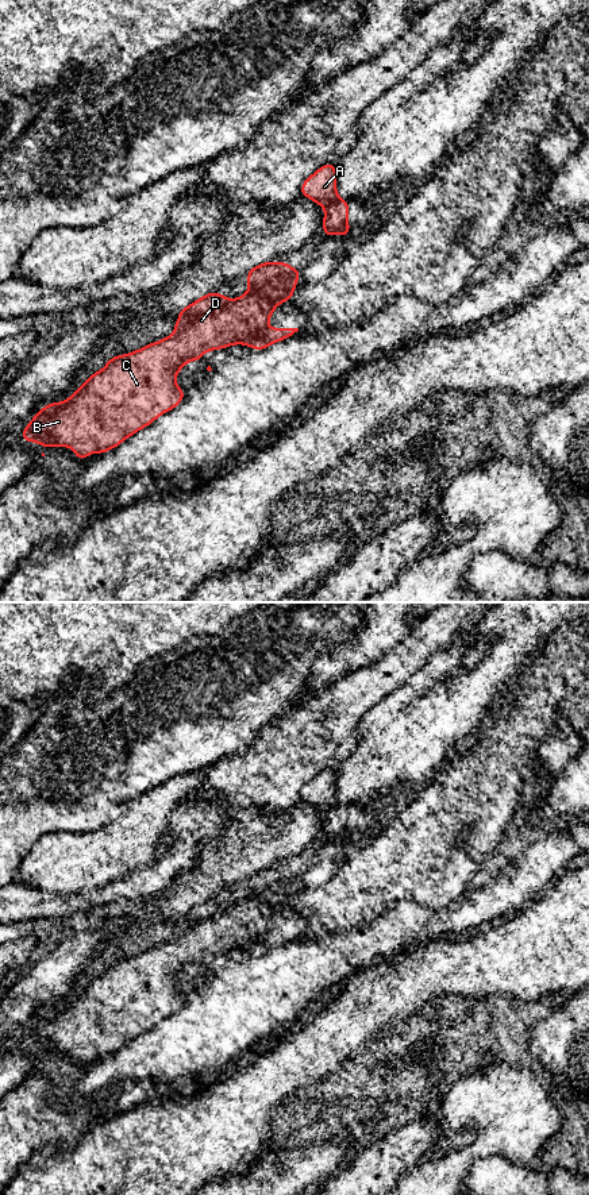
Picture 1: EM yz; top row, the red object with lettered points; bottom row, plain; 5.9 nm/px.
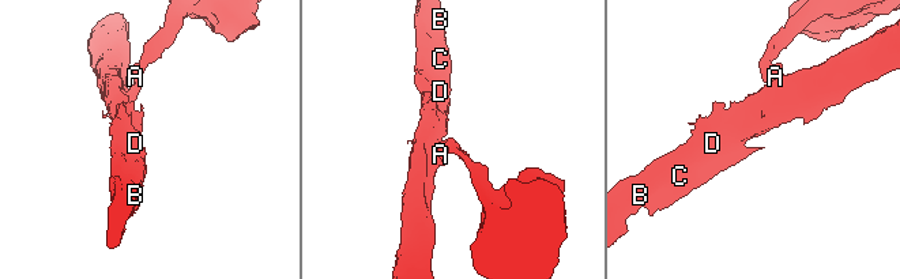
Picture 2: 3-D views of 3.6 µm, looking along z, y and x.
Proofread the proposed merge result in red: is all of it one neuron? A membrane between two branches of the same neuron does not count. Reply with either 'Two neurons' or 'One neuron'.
One neuron

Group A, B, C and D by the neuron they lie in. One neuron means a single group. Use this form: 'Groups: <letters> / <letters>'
Groups: A B C D

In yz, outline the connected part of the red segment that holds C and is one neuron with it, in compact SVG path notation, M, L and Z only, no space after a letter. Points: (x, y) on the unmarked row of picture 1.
M261 867L247 878L249 897L245 901L228 906L222 898L208 897L180 915L173 940L131 959L119 959L108 964L104 974L93 978L66 1006L43 1011L24 1032L22 1044L28 1048L36 1045L43 1056L50 1051L73 1052L76 1065L84 1065L93 1055L101 1060L118 1052L184 1005L185 994L178 994L174 984L186 967L200 965L205 956L232 949L249 949L251 955L265 955L297 937L299 933L265 930L277 910L293 902L300 882L300 875L290 874L288 867Z

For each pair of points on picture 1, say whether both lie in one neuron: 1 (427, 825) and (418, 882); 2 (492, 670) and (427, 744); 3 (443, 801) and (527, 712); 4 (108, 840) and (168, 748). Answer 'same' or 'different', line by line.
1: same
2: same
3: same
4: different

